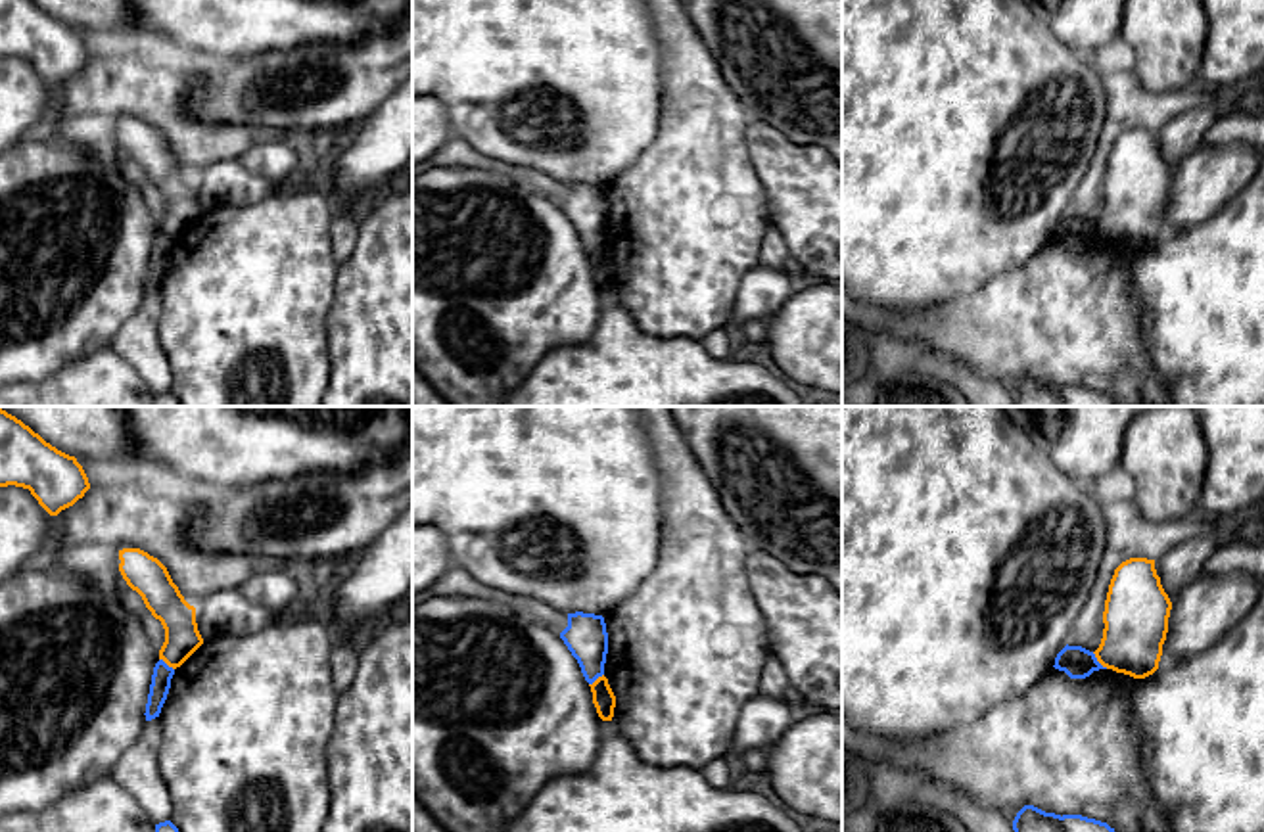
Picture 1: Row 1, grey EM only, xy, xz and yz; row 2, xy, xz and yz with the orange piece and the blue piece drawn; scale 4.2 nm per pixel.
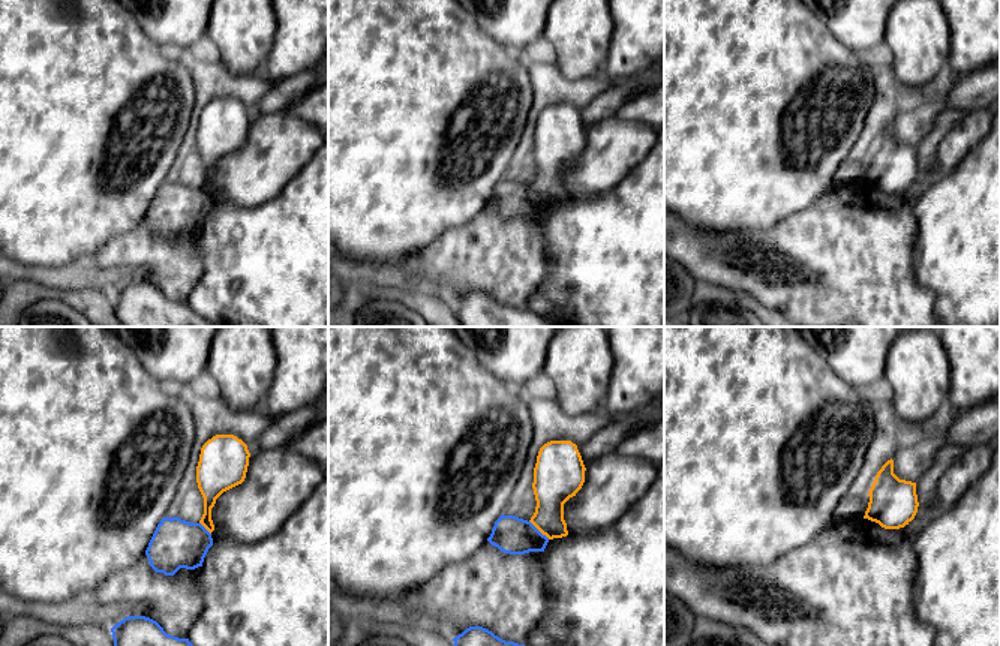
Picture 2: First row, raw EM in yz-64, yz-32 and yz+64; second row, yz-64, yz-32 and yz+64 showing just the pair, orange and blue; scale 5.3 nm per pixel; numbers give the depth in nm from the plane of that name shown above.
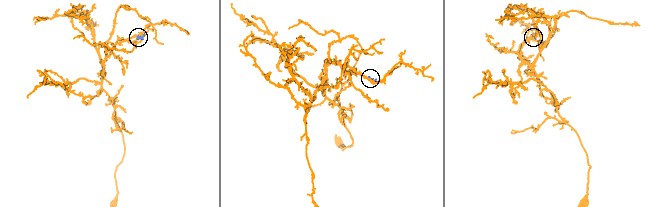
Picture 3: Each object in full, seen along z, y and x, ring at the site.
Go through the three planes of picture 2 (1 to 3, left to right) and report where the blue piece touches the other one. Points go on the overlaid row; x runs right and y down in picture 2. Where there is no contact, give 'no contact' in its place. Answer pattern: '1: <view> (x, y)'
1: yz-64 (204, 526)
2: yz-32 (540, 531)
3: no contact

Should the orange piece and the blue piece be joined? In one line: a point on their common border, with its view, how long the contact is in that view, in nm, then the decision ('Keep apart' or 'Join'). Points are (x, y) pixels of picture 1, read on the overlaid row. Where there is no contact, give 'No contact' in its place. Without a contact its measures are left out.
Touches orange at yz (1100, 662). Shared border 100 nm. Keep apart

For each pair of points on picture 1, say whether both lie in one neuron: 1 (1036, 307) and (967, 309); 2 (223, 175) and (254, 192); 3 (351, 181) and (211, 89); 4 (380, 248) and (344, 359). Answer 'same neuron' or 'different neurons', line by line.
1: same neuron
2: same neuron
3: different neurons
4: same neuron

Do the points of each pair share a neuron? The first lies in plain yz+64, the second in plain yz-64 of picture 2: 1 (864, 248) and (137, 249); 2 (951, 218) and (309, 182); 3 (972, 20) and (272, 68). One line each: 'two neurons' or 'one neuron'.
1: one neuron
2: one neuron
3: one neuron

